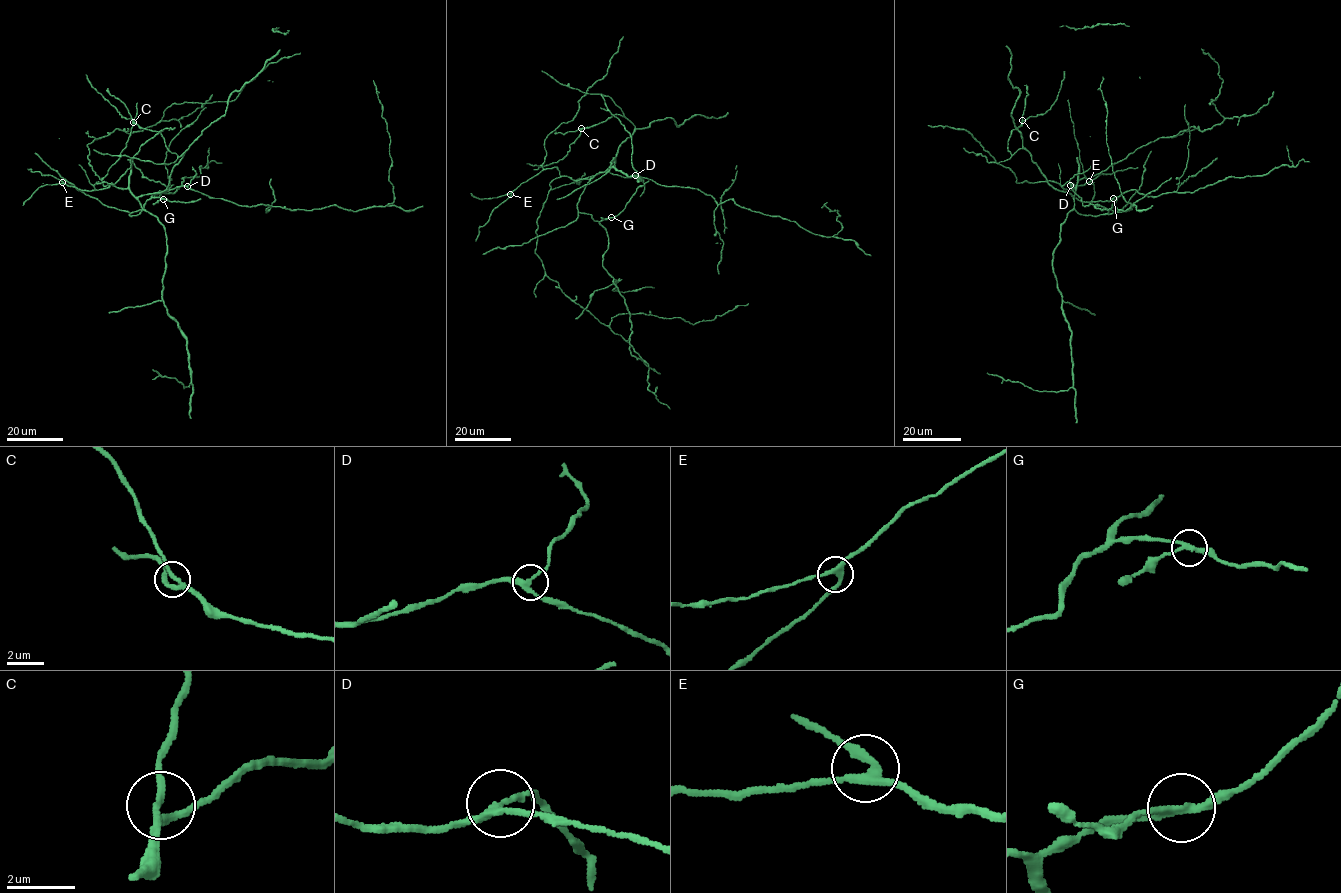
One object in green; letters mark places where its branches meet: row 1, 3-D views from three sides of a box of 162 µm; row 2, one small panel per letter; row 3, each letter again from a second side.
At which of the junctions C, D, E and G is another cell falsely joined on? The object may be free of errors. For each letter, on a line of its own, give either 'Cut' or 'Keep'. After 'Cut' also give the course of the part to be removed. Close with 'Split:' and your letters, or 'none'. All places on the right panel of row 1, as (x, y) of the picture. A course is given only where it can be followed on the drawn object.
C: Keep
D: Keep
E: Keep
G: Cut
Split: G

